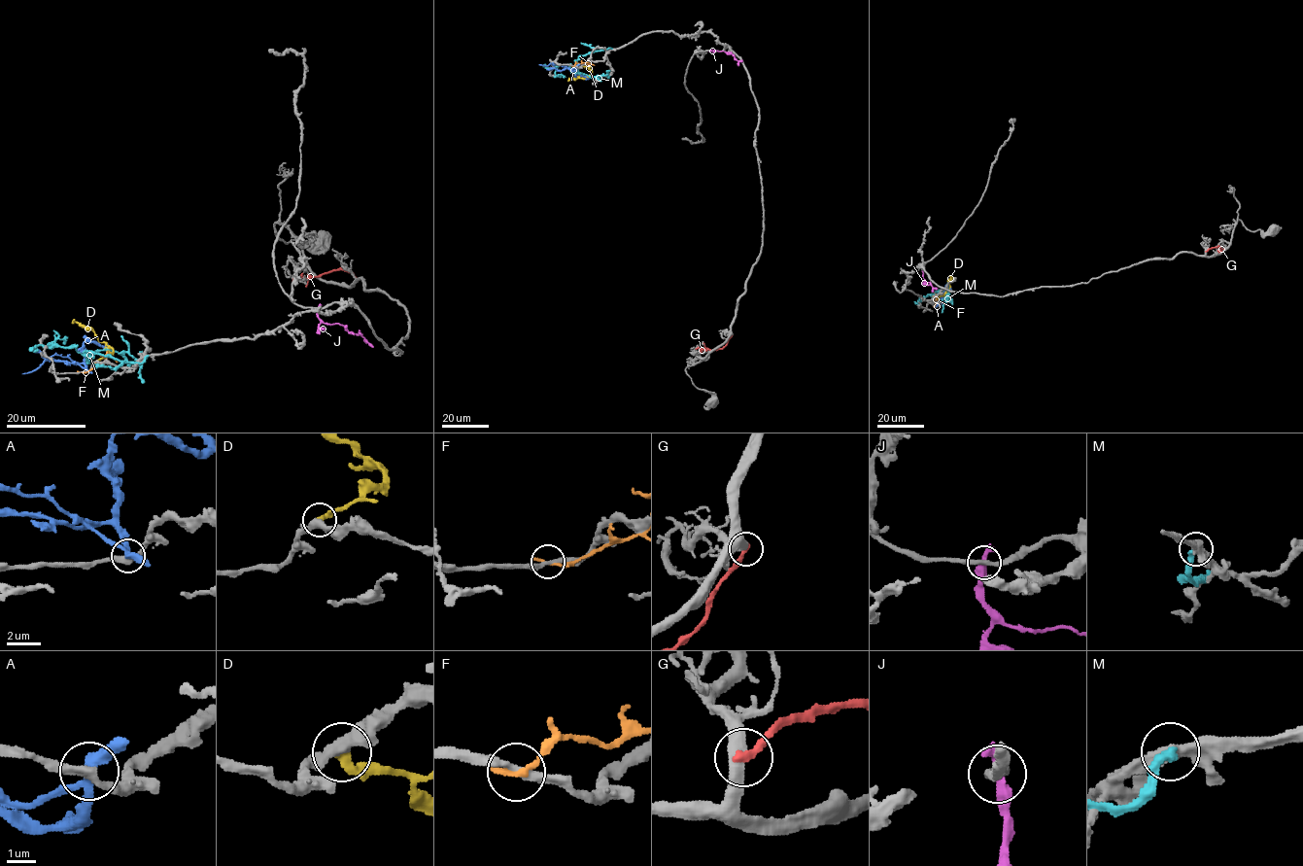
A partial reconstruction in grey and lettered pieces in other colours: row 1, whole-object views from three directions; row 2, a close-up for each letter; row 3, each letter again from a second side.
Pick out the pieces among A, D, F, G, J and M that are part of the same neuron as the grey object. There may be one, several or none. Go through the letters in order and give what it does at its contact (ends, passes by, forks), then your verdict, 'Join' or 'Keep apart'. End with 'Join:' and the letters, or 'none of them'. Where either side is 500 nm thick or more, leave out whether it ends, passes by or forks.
A: It forks there. Keep apart
D: It ends there. Join
F: It ends there. Keep apart
G: It ends there. Keep apart
J: It ends there. Keep apart
M: It ends there. Keep apart
Join: D

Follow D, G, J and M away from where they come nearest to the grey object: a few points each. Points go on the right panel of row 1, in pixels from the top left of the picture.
D: (937, 299), (948, 289), (952, 277)
G: (1206, 252), (1219, 247), (1220, 253)
J: (922, 269), (922, 277), (926, 284), (932, 286), (932, 292)
M: (920, 296), (920, 300), (933, 294), (941, 300), (942, 294), (936, 292), (945, 291), (945, 287), (949, 290)

